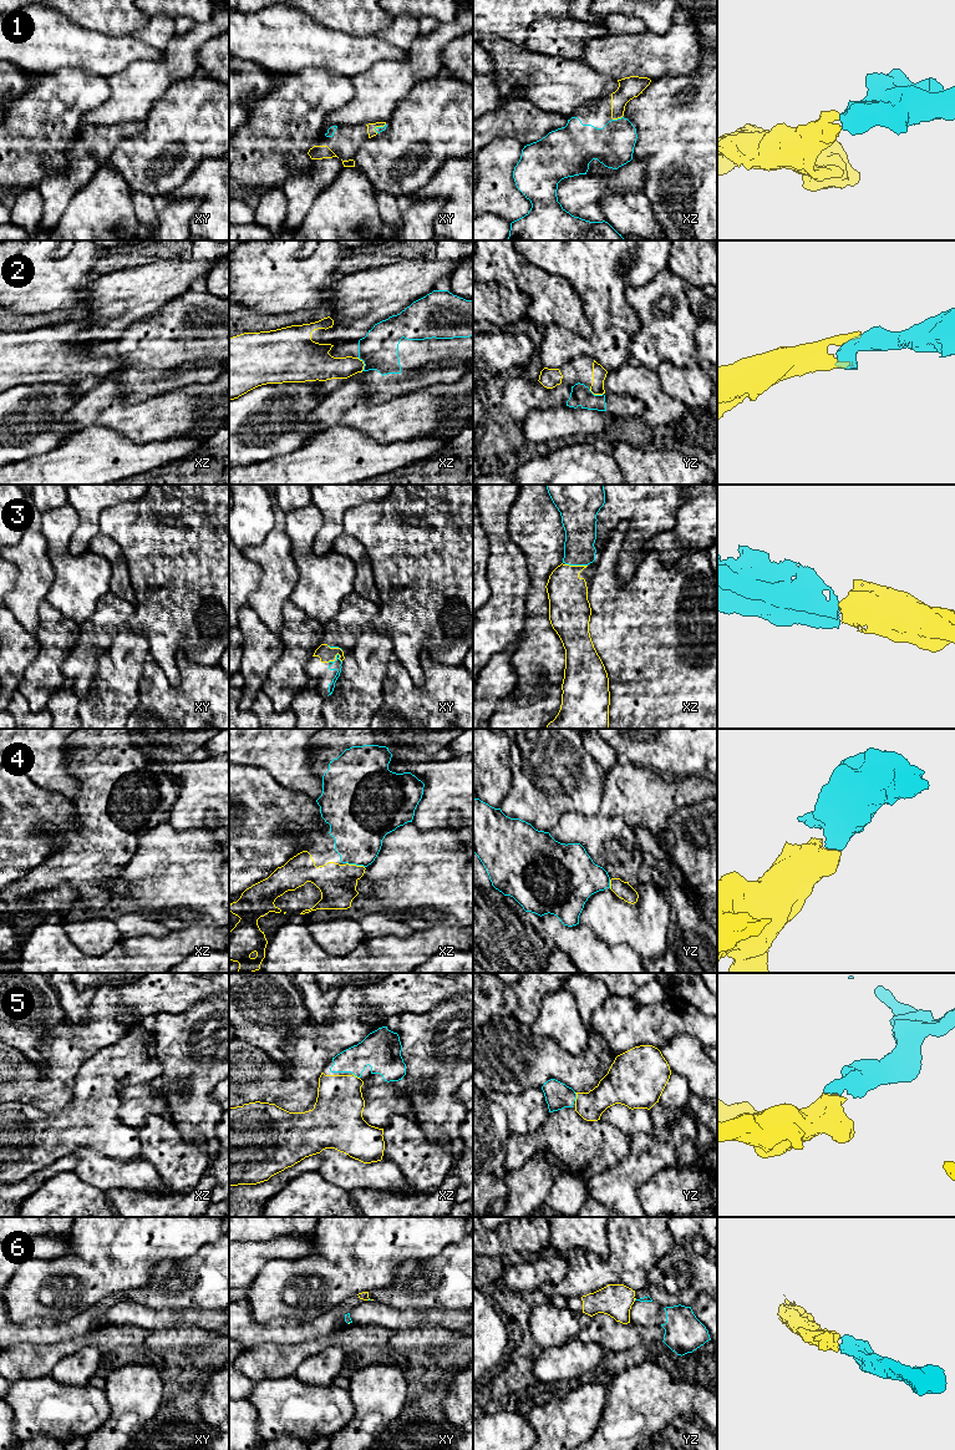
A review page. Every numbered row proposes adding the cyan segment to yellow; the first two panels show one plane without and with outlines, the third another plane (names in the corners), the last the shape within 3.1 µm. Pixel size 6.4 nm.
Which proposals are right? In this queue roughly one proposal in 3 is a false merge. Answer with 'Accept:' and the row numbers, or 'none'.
Accept: 1, 3, 4, 5

